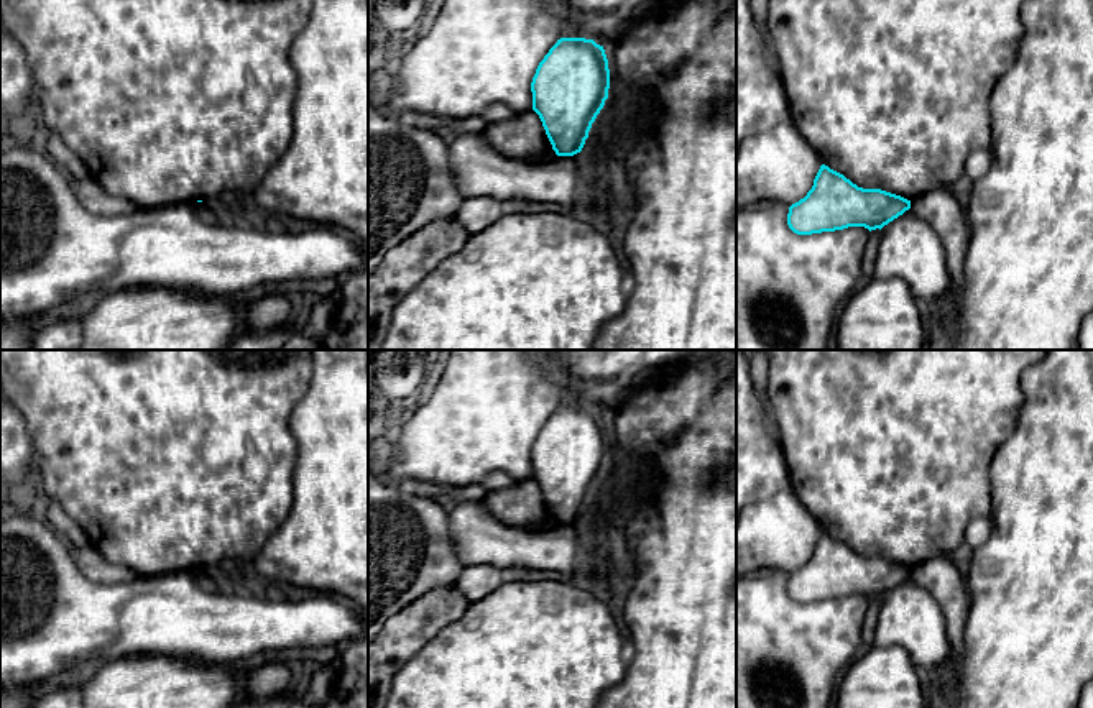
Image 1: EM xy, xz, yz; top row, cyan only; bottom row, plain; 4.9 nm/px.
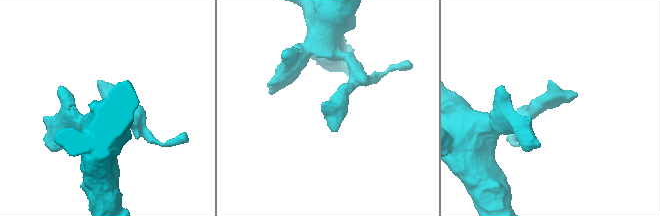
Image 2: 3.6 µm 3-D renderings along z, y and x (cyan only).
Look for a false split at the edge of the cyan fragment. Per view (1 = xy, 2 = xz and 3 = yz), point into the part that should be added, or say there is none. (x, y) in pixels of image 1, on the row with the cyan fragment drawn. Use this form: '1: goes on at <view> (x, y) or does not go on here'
1: does not go on here
2: does not go on here
3: does not go on here

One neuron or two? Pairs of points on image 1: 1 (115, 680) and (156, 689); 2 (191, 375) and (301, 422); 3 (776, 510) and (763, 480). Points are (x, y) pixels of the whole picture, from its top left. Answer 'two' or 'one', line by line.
1: one
2: two
3: two

